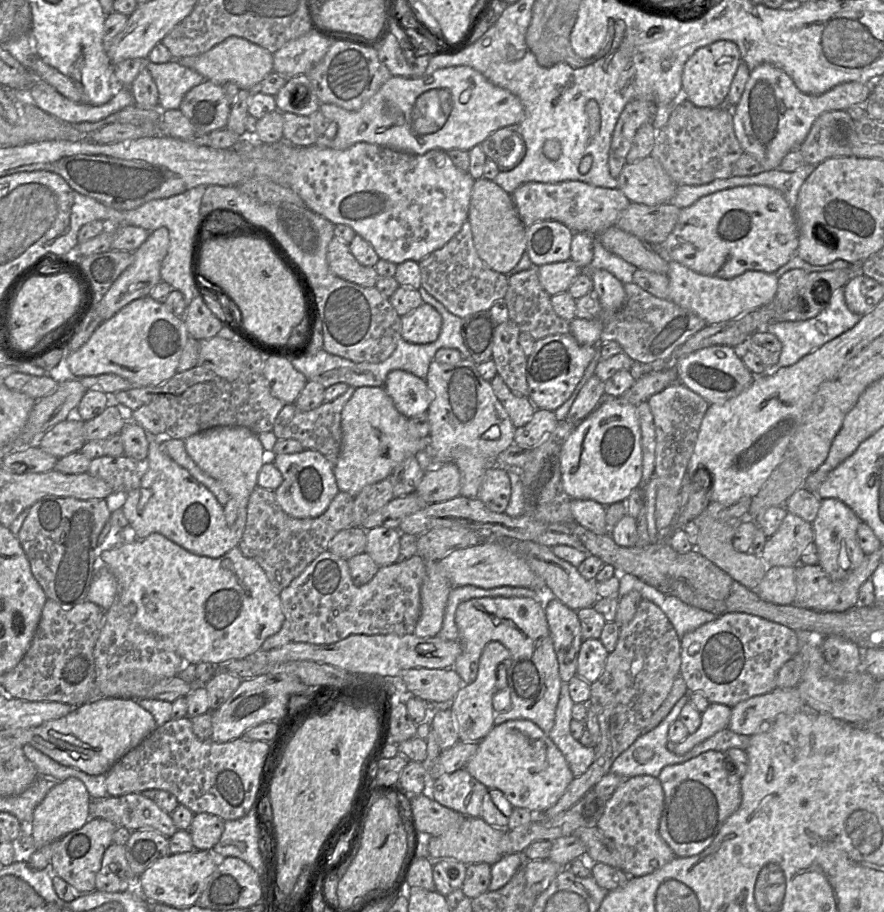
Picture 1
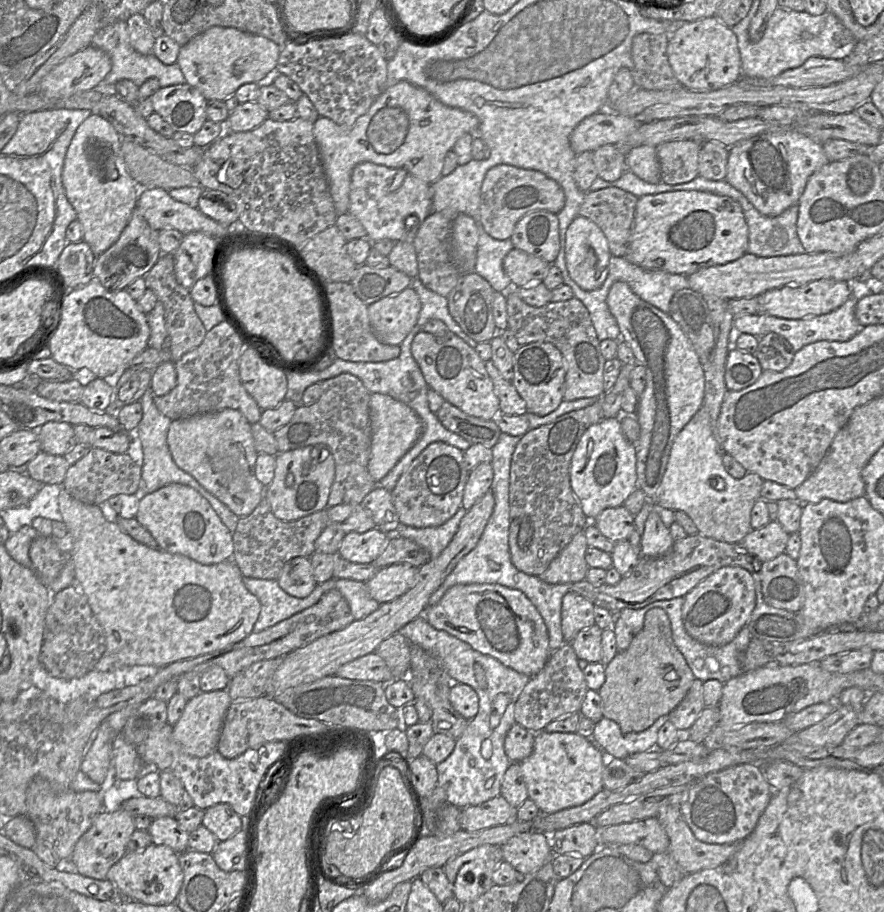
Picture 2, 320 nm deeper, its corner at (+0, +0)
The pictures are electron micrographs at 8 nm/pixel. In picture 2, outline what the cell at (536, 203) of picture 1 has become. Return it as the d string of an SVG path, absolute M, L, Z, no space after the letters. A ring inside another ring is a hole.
M496 165L489 169L480 190L480 224L493 239L510 239L516 223L526 214L544 210L559 213L565 205L561 186L545 174L517 168L511 165Z

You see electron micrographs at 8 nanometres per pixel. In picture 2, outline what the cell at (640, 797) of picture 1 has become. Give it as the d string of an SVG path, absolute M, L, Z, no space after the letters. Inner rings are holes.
M664 806L657 819L669 838L669 853L688 873L720 866L737 851L740 842L709 844L698 840L685 821L680 806Z

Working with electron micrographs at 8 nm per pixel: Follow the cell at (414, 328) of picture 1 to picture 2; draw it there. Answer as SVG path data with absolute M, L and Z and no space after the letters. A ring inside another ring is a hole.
M410 287L368 306L371 329L386 345L400 345L416 325L421 311L417 293Z

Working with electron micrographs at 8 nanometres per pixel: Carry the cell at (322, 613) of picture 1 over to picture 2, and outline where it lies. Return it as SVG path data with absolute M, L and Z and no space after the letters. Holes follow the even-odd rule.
M299 556L289 560L284 565L277 582L290 596L307 597L317 585L312 574L310 558Z

